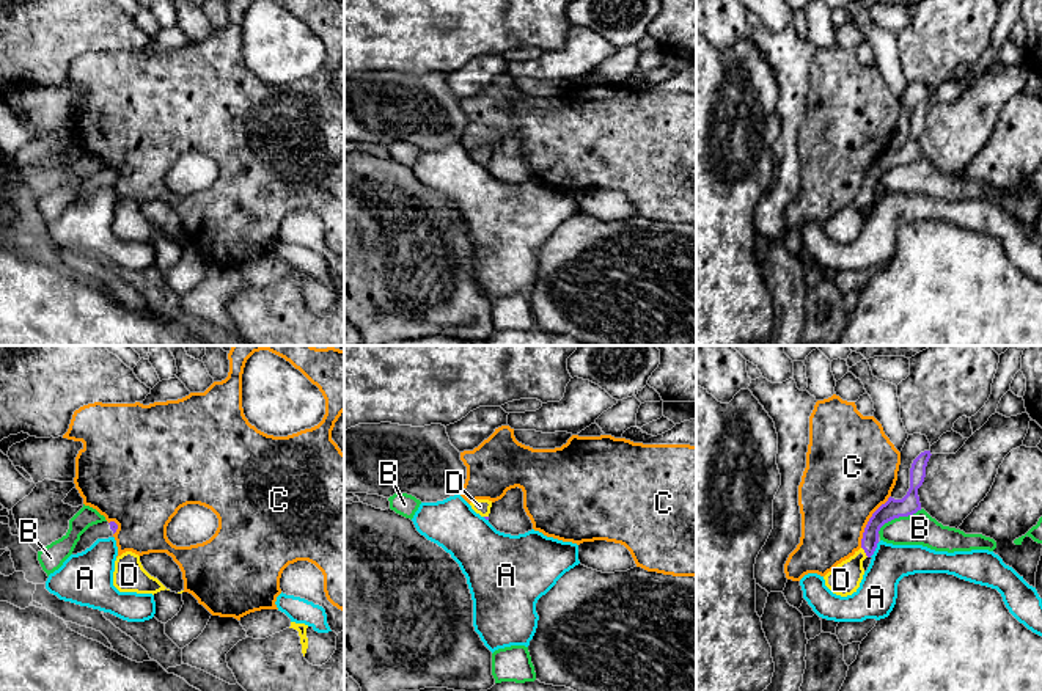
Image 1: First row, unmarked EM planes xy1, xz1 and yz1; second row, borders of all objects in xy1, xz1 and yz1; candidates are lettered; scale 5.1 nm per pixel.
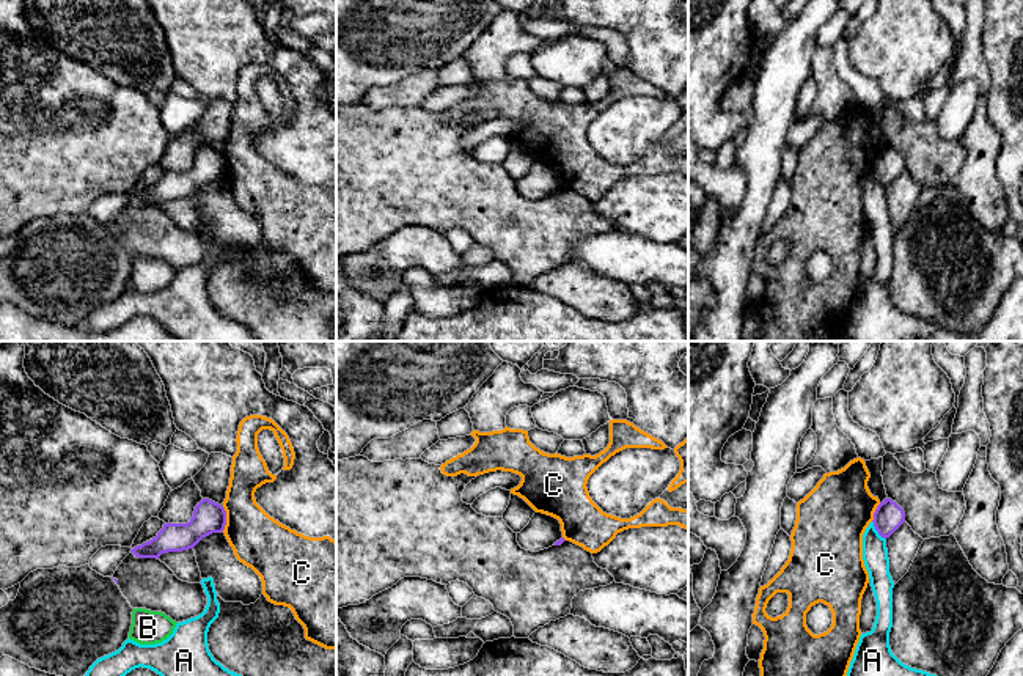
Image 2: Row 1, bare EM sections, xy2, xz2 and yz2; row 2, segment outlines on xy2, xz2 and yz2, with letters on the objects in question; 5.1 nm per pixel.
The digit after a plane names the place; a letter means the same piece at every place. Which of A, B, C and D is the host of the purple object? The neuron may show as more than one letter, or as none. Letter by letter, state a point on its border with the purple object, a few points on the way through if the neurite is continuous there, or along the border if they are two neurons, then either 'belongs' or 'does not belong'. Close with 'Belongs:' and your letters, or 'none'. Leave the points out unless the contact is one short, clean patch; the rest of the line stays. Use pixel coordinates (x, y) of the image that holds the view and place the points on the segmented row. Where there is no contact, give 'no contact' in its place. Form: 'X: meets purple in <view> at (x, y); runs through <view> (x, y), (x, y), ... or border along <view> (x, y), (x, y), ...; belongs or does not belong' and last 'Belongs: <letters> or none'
A: meets purple in yz2 at (877, 530); does not belong
B: meets purple in yz1 at (898, 517); border along yz1 (921, 509), (888, 520), (877, 533); does not belong
C: meets purple in yz1 at (868, 522); does not belong
D: meets purple in yz1 at (865, 552); runs through yz1 (888, 511), (873, 526), (865, 552), (844, 580); belongs
Belongs: D

